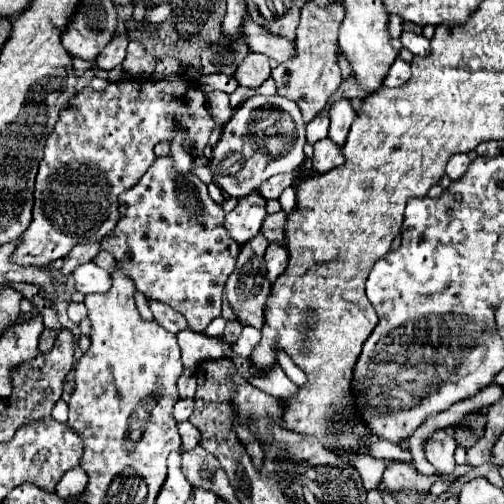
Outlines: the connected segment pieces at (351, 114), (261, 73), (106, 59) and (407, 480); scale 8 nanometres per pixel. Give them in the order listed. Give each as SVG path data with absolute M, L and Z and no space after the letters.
M346 98L336 100L332 104L332 108L330 108L330 130L328 130L328 138L334 144L344 146L346 136L348 136L348 130L352 126L354 118L356 118L356 112L352 110L350 100L346 100Z
M250 52L244 62L240 64L238 72L236 72L236 80L240 86L246 86L250 90L256 90L262 86L264 80L270 78L270 60L262 54Z
M116 34L110 44L100 52L98 56L98 66L104 70L112 70L114 66L122 64L126 56L126 46L128 46L128 34Z
M392 462L386 466L382 484L386 490L394 492L400 486L402 488L420 488L420 490L430 490L430 486L436 482L434 476L422 476L412 464L404 462Z

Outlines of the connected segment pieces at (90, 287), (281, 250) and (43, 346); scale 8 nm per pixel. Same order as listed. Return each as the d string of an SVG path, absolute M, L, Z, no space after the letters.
M94 262L78 266L72 276L74 276L76 290L82 294L92 294L92 292L104 294L110 290L110 280L112 280L110 272L98 268Z
M270 244L264 260L266 260L266 268L268 268L268 278L270 278L270 282L274 282L278 278L278 274L286 272L286 266L288 266L286 244Z
M44 328L39 339L39 350L41 353L46 353L52 349L56 336L57 334L54 330Z

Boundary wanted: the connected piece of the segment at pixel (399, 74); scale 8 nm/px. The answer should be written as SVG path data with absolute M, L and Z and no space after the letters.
M396 58L390 72L386 74L386 80L382 82L382 86L388 86L388 88L396 88L396 86L402 86L404 82L410 80L410 64L404 62L402 58Z

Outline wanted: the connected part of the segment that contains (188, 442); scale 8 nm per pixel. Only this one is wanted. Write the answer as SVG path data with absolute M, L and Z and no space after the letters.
M178 422L178 432L182 438L182 450L192 450L200 444L200 432L190 422Z

